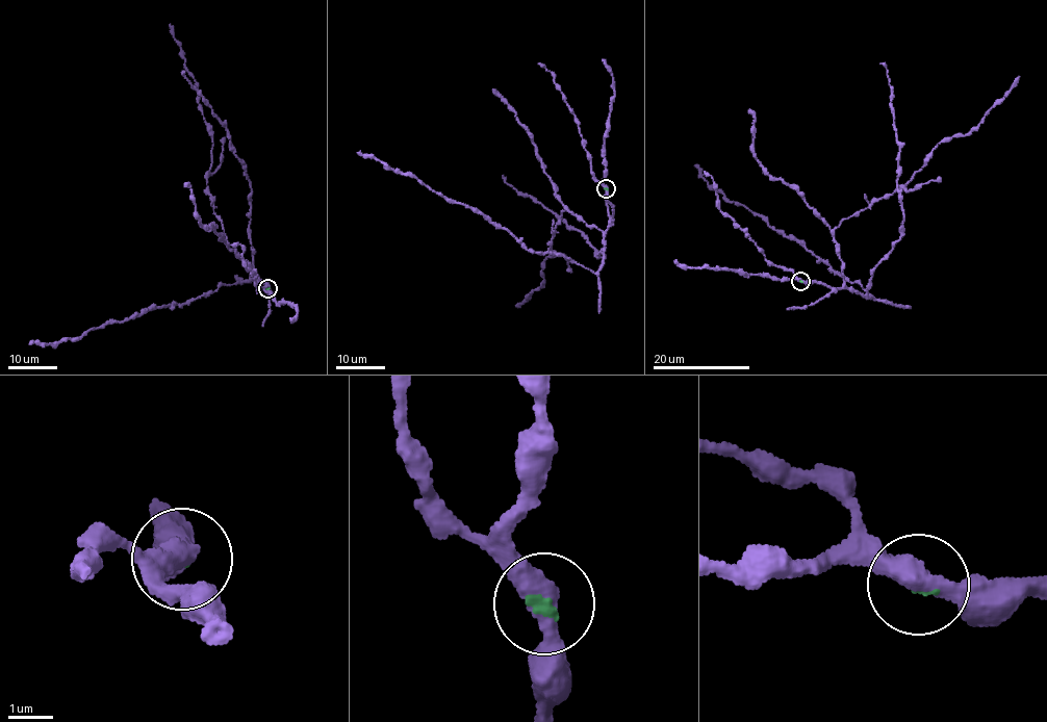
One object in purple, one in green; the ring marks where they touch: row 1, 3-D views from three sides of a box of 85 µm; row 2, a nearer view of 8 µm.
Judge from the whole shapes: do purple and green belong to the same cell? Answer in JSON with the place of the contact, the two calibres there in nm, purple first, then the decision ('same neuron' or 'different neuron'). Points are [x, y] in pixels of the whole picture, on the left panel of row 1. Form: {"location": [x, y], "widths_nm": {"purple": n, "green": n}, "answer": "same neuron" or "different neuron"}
{"location": [267, 288], "widths_nm": {"purple": 480, "green": 120}, "answer": "same neuron"}

